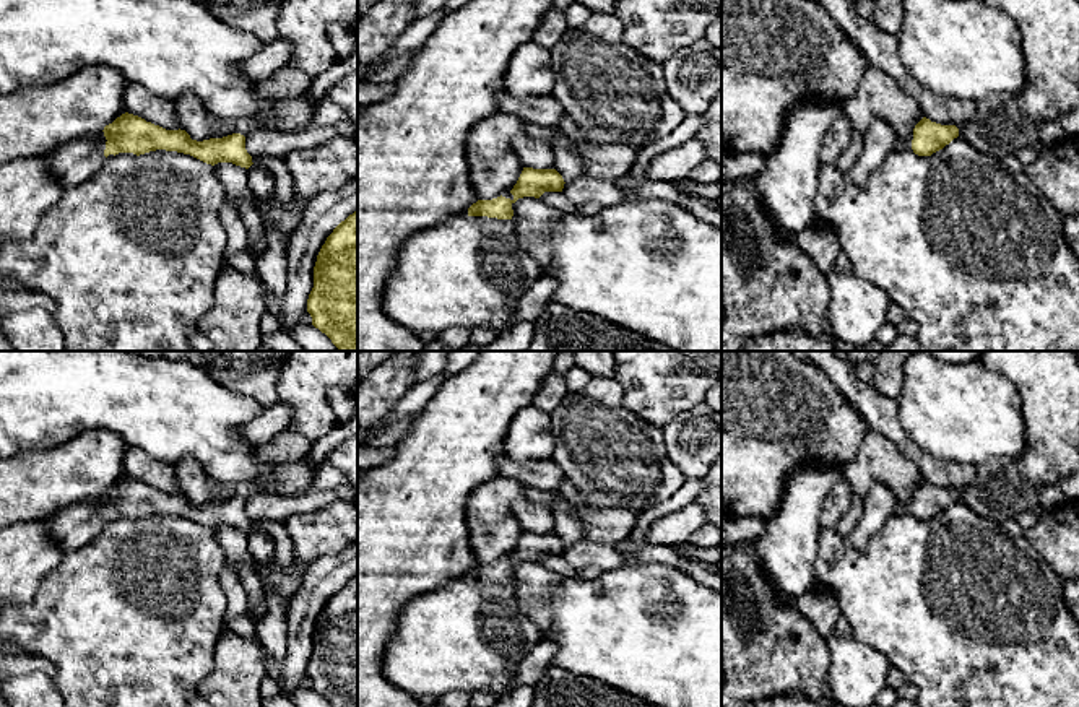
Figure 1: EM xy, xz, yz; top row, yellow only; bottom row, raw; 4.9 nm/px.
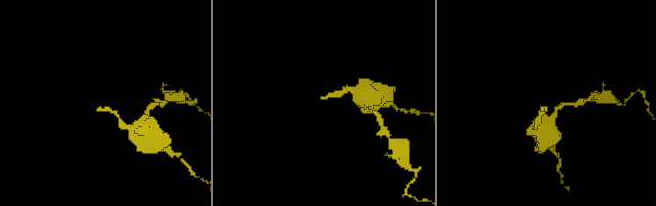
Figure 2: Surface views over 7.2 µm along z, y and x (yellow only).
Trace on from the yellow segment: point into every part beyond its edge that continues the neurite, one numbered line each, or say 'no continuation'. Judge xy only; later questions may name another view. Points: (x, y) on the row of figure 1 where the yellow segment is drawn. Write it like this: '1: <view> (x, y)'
1: xy (72, 163)

